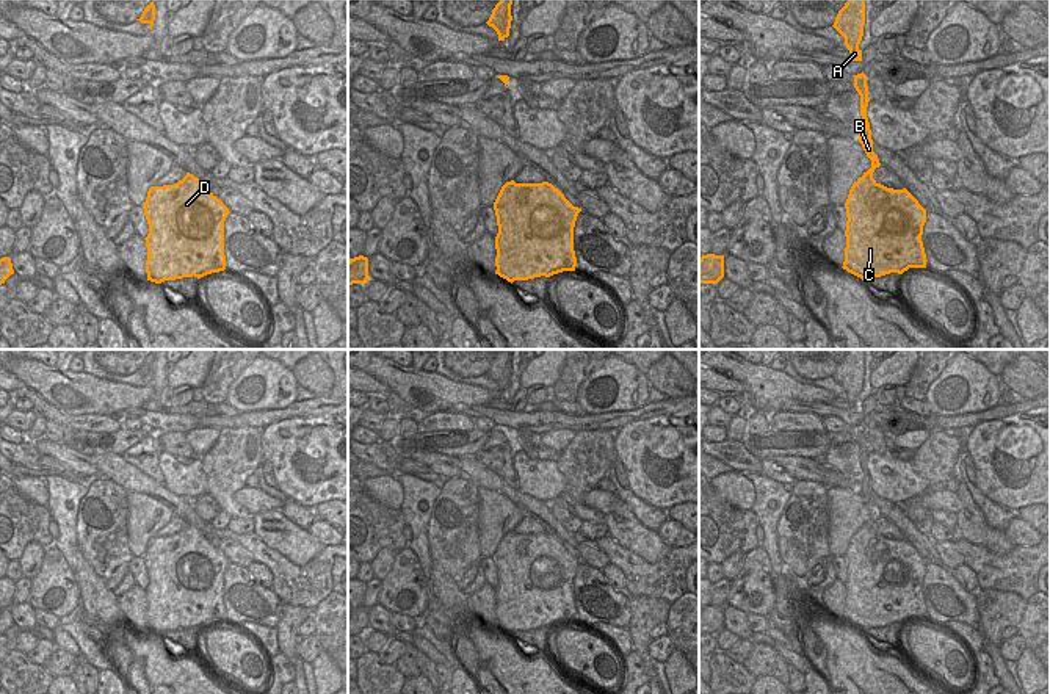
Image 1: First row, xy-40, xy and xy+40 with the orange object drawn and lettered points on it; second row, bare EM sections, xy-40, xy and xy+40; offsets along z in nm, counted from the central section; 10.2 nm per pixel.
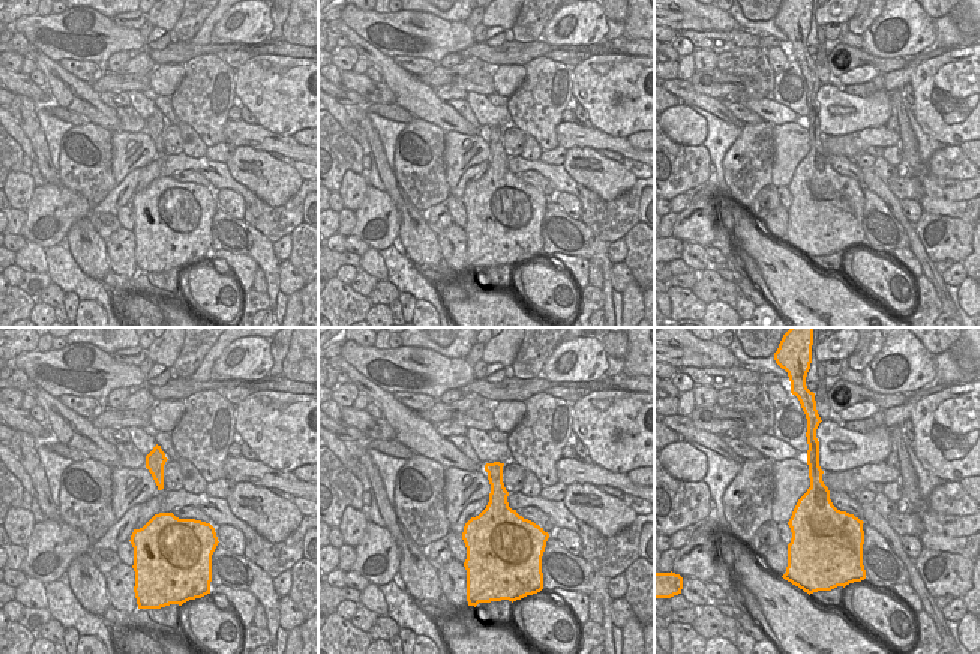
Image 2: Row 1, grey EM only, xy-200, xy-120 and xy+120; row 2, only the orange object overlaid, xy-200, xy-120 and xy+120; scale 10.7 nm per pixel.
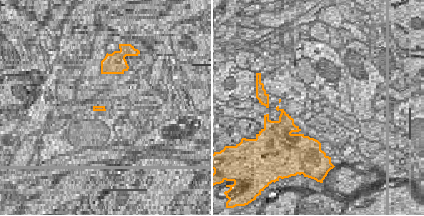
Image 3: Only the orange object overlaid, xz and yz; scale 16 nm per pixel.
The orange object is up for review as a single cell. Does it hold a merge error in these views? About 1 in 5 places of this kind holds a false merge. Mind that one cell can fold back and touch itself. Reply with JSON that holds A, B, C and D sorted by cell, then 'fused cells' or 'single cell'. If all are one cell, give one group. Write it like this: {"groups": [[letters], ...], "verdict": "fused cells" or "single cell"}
{"groups": [["A", "B", "C", "D"]], "verdict": "single cell"}

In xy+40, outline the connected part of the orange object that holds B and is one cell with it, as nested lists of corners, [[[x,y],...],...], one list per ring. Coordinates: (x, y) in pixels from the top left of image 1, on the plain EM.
[[[857,425],[854,439],[860,446],[860,467],[865,473],[859,484],[871,519],[859,528],[845,553],[846,598],[843,620],[860,628],[881,628],[890,624],[903,625],[909,619],[926,619],[921,592],[926,561],[906,540],[893,540],[878,534],[873,523],[881,517],[873,503],[870,473],[867,468],[867,426]]]

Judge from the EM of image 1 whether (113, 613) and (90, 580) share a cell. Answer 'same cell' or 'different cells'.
same cell

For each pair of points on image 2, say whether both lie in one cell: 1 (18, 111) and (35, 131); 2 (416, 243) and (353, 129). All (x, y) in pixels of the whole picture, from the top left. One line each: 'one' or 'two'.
1: one
2: two

